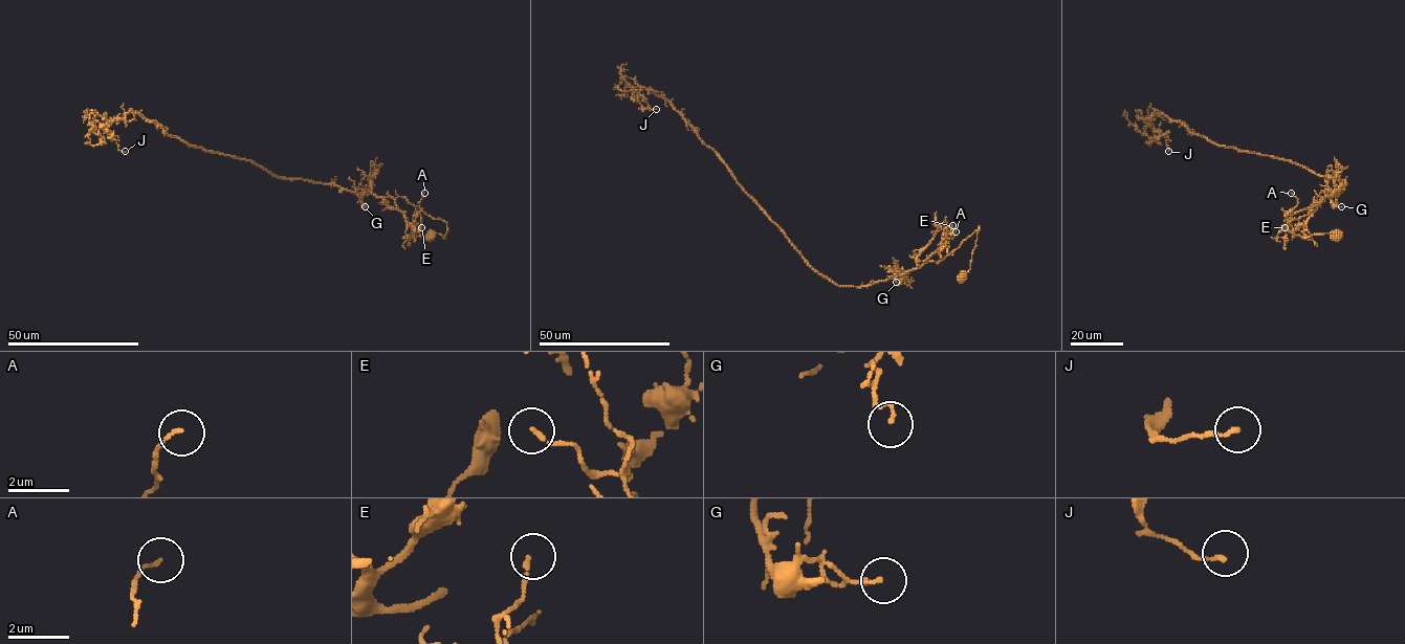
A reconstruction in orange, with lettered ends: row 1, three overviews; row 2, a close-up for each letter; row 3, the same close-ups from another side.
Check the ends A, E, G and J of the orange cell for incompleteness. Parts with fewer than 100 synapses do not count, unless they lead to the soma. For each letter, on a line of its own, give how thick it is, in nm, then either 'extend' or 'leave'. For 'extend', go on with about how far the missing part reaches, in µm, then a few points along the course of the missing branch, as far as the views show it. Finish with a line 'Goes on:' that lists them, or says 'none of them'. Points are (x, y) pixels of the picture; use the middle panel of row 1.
A: calibre 90 nm; leave
E: calibre 130 nm; leave
G: calibre 100 nm; leave
J: calibre 120 nm; leave
Goes on: none of them

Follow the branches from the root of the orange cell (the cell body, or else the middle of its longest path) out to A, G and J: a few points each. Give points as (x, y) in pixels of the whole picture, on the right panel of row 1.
A: (1338, 235), (1290, 232), (1288, 223), (1325, 197), (1290, 224), (1286, 213), (1297, 201), (1291, 193)
G: (1338, 235), (1302, 238), (1290, 232), (1287, 224), (1307, 215), (1331, 190), (1331, 204), (1341, 206)
J: (1338, 235), (1302, 238), (1287, 224), (1343, 179), (1219, 146), (1156, 112), (1147, 123), (1168, 151)

